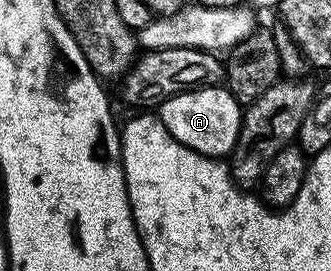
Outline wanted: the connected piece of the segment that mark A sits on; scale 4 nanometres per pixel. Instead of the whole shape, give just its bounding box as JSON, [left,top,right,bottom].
[156,86,243,159]

